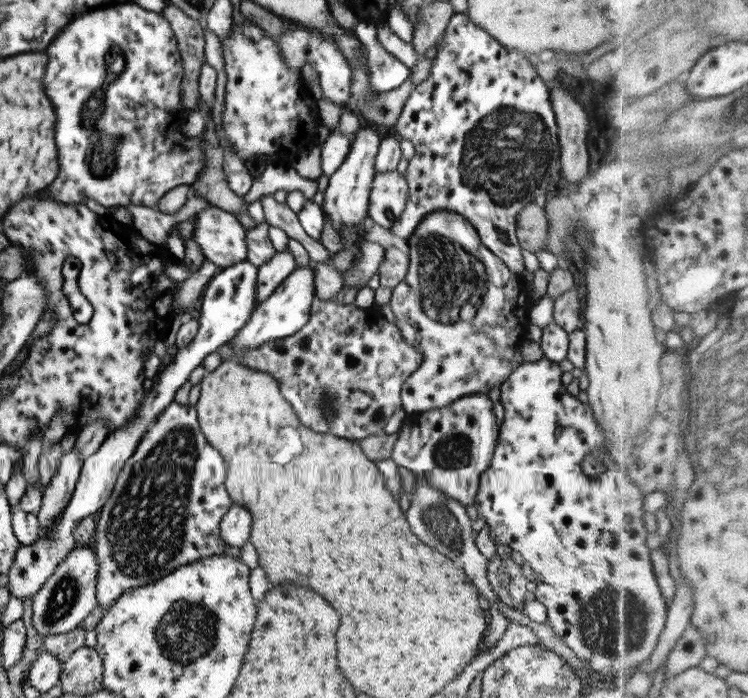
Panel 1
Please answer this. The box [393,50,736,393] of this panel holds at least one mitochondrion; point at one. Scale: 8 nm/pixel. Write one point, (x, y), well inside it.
(501, 158)

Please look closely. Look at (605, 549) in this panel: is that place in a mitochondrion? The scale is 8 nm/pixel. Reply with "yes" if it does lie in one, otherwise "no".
no

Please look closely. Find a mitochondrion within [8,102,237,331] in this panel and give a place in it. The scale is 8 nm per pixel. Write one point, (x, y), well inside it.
(97, 164)

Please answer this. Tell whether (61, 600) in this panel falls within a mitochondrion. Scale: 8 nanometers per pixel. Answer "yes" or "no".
yes

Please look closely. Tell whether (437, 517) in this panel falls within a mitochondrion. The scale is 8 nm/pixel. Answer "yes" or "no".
yes

